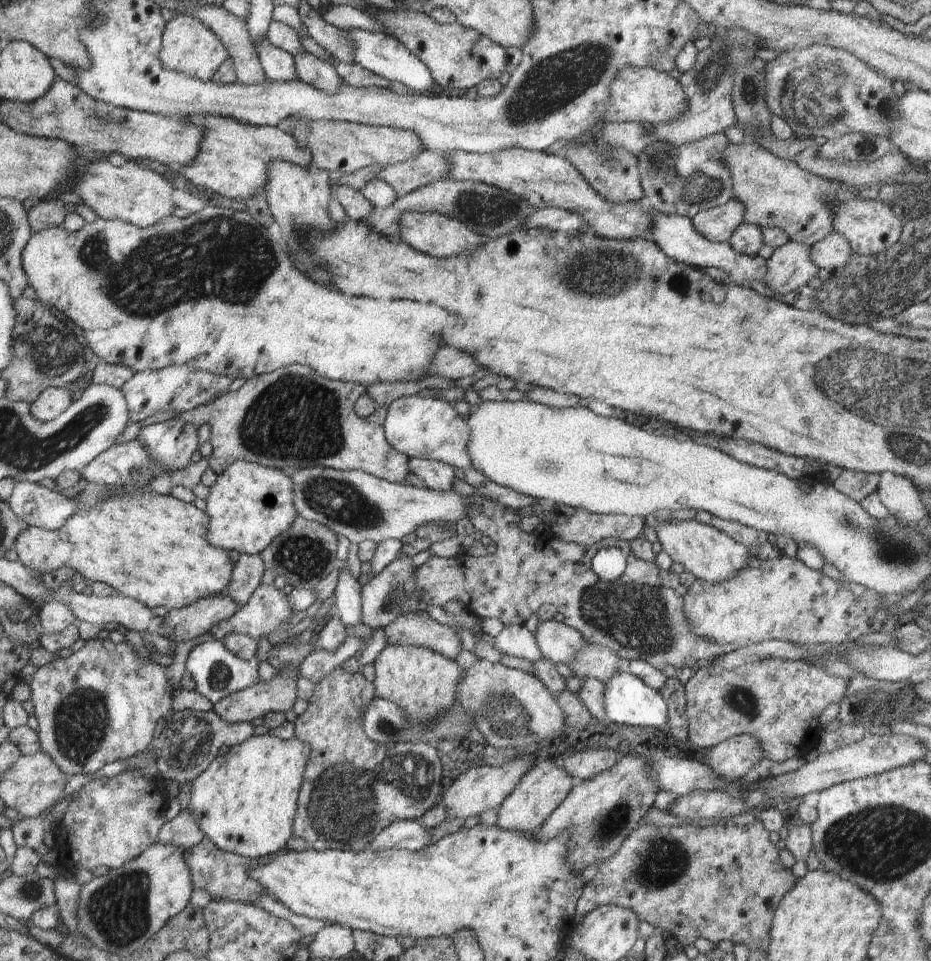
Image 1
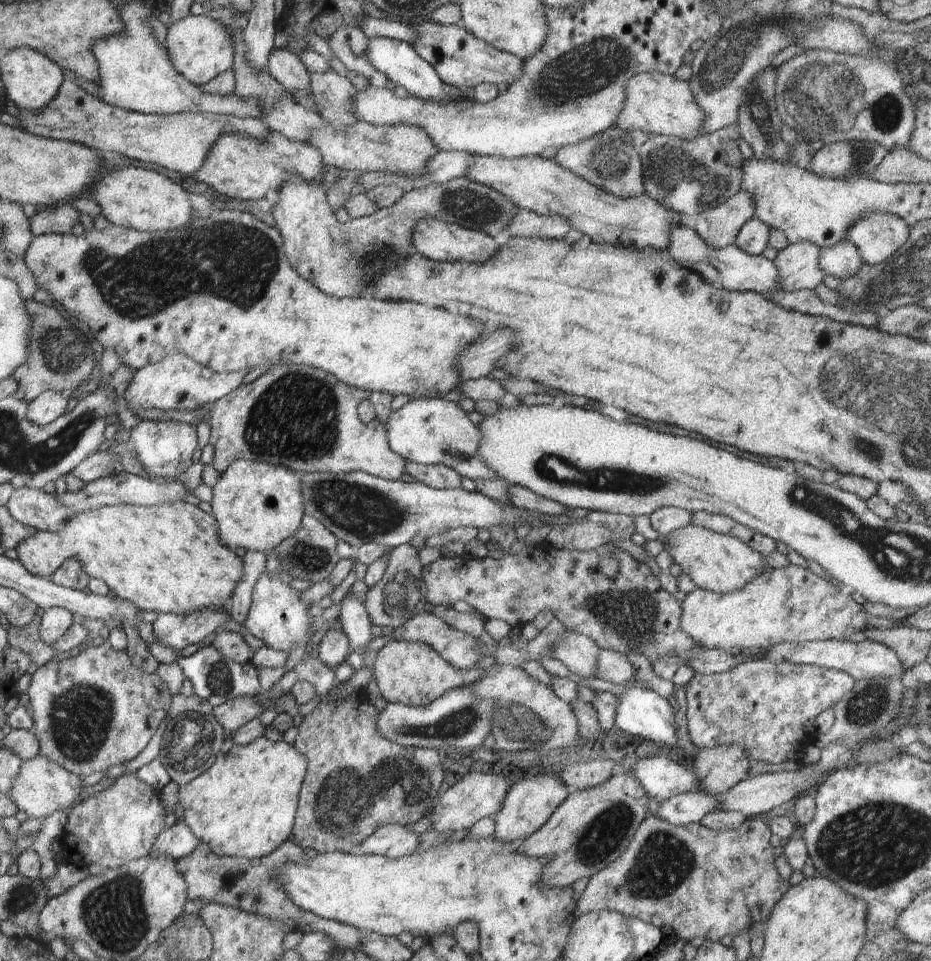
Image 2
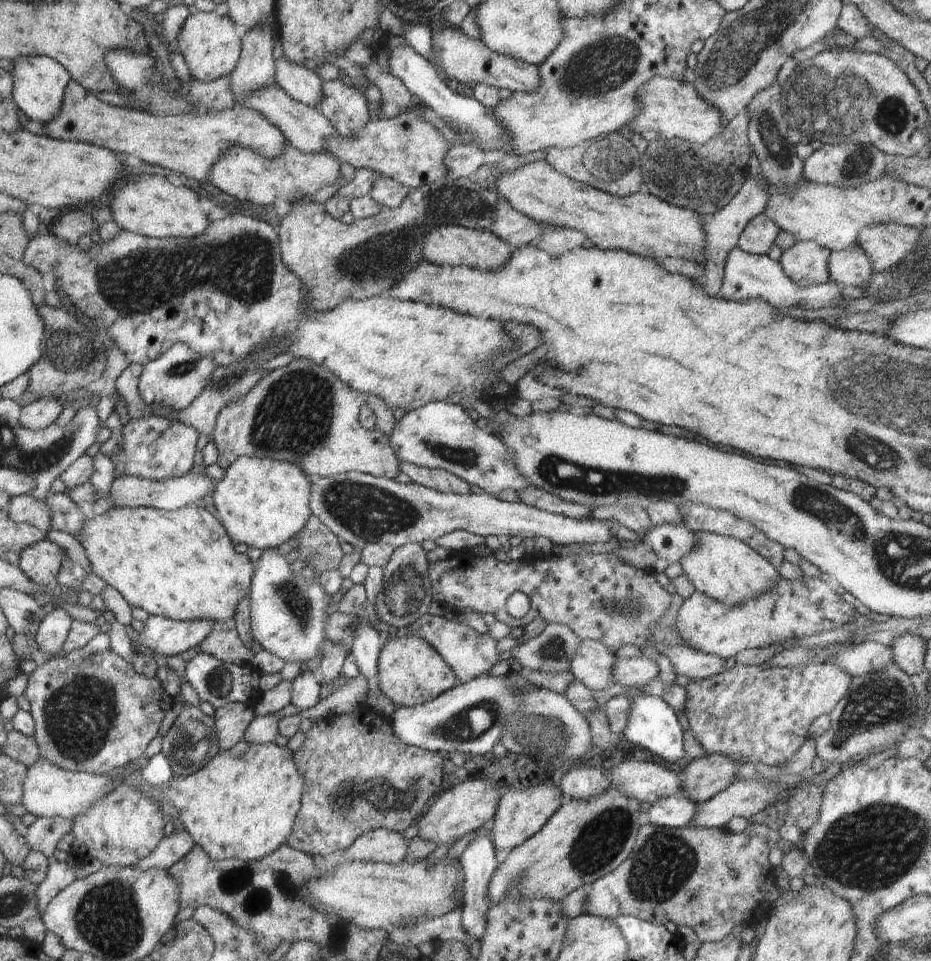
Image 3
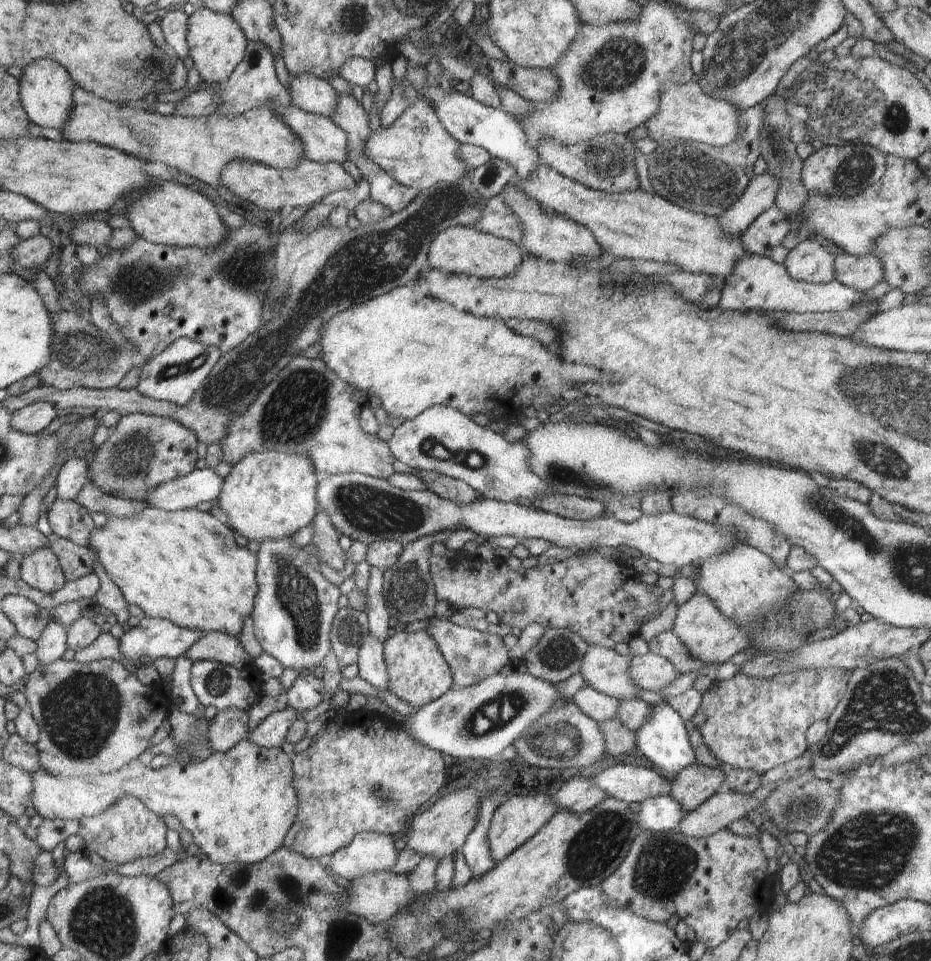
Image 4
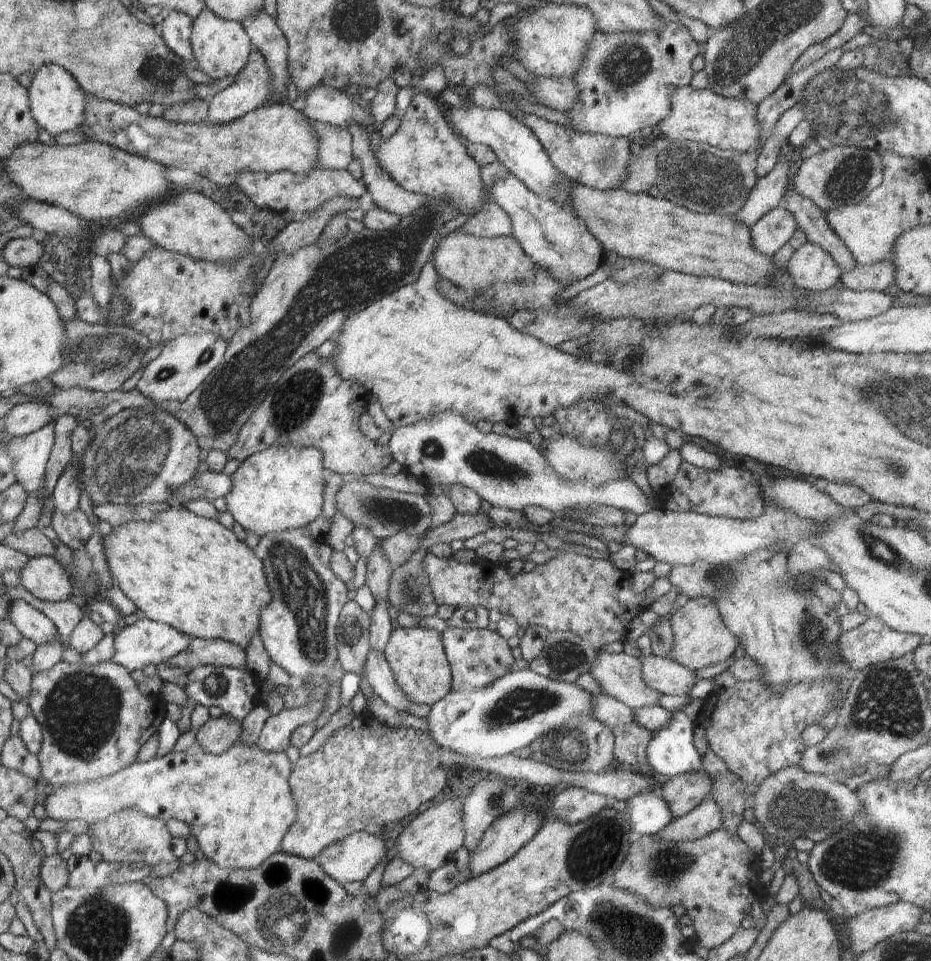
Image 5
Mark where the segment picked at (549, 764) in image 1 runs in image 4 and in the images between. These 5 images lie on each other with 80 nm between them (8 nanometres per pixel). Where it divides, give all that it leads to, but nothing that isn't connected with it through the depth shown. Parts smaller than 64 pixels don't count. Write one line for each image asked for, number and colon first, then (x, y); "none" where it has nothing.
2: (529, 803)
3: (520, 814)
4: (518, 817)

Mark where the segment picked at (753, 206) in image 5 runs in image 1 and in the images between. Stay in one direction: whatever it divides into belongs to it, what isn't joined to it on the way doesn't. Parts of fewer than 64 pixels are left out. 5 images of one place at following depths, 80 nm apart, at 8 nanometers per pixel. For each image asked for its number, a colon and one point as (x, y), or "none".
1: (716, 224)
2: (718, 227)
3: (722, 229)
4: (760, 194)

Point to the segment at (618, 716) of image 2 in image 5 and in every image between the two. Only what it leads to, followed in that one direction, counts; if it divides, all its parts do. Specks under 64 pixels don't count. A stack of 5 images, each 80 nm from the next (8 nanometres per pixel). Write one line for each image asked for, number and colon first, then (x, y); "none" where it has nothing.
3: (652, 724)
4: (662, 738)
5: (671, 752)

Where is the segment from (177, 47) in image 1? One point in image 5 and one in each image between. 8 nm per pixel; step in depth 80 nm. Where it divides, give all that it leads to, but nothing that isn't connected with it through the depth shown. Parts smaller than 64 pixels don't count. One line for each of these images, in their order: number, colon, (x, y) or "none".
2: (199, 47)
3: (208, 42)
4: (216, 42)
5: (221, 46)

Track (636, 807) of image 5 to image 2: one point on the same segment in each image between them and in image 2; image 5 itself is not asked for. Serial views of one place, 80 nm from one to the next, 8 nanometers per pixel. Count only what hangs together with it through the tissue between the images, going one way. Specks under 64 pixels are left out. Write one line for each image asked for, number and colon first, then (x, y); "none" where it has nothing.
2: (691, 807)
3: (675, 812)
4: (662, 813)

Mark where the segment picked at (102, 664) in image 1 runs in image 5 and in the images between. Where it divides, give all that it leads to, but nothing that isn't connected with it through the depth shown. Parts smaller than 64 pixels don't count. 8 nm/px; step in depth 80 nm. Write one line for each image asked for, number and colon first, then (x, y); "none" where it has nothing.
2: (95, 710)
3: (92, 715)
4: (95, 718)
5: (94, 719)

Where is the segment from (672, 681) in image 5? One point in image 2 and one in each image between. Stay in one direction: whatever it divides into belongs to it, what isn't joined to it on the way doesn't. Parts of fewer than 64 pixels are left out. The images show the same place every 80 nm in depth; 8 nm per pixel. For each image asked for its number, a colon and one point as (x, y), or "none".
2: (612, 666)
3: (628, 672)
4: (649, 672)

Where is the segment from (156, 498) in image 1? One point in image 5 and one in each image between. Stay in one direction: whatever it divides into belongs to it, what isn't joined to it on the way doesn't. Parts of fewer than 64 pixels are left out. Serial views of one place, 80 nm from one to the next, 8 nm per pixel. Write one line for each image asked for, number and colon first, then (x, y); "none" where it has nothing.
2: (167, 557)
3: (181, 564)
4: (184, 566)
5: (191, 572)

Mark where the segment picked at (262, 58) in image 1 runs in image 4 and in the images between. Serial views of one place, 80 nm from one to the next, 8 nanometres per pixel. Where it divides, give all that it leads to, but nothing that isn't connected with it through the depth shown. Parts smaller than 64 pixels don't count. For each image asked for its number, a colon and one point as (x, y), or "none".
2: (285, 67)
3: (300, 83)
4: (308, 92)

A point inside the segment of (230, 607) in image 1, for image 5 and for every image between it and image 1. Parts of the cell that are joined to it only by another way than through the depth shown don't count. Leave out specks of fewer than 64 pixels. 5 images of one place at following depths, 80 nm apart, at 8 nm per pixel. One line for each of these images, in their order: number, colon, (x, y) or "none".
2: (177, 631)
3: (162, 635)
4: (153, 638)
5: (143, 645)

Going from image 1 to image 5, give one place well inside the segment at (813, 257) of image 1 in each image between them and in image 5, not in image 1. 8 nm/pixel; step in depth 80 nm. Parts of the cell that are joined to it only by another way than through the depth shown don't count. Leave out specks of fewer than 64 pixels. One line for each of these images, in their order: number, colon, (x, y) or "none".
2: (842, 259)
3: (852, 267)
4: (858, 273)
5: (876, 276)

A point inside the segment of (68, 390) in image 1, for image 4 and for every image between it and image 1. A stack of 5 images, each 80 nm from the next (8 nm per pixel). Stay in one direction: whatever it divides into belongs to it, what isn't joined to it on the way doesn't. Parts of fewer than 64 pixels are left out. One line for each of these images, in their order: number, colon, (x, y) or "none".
2: (48, 406)
3: (44, 411)
4: (34, 418)

